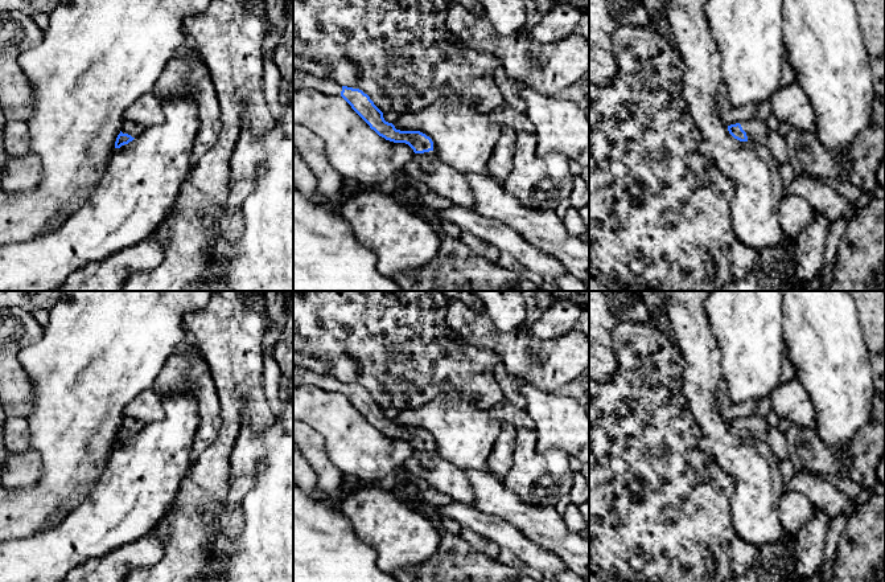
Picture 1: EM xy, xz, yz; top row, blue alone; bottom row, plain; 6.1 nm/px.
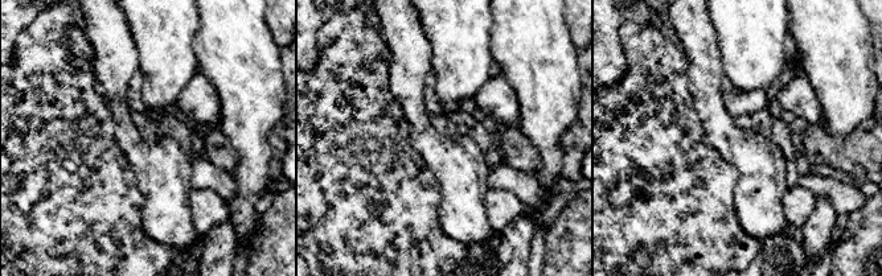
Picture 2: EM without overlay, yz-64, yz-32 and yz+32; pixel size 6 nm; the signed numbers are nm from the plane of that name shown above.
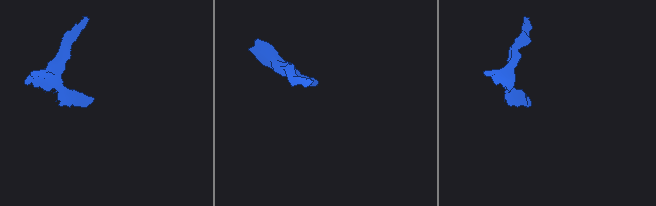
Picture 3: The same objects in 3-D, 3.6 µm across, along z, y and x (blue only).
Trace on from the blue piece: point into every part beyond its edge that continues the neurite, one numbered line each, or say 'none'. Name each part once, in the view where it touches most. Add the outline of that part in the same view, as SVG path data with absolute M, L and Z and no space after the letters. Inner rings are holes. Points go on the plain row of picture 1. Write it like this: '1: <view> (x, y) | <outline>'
1: xz (301, 377) | M293 366L293 389L316 386L332 393L341 393L342 382L325 374L317 374L309 369Z
2: xz (427, 464) | M436 447L415 450L403 468L428 481L436 491L450 496L453 501L474 505L474 491L464 472L442 459Z

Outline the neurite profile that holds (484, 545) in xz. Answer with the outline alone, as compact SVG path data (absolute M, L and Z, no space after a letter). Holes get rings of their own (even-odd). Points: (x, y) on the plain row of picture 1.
M461 528L460 537L479 553L486 554L491 558L498 558L501 548L481 534L473 532L472 529Z

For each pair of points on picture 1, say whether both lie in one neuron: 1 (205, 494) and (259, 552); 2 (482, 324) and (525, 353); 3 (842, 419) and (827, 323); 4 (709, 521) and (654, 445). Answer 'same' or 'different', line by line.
1: different
2: same
3: same
4: same

